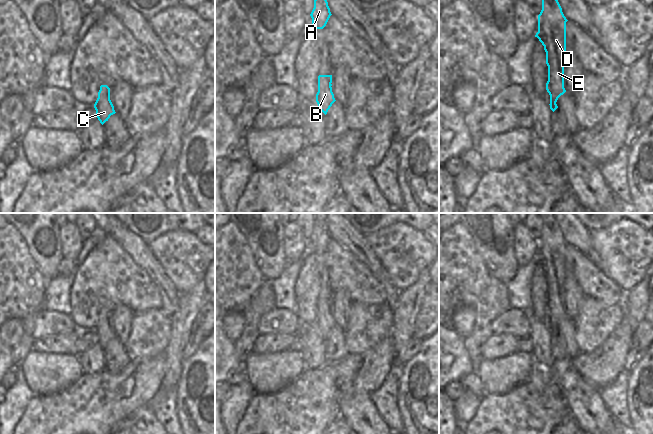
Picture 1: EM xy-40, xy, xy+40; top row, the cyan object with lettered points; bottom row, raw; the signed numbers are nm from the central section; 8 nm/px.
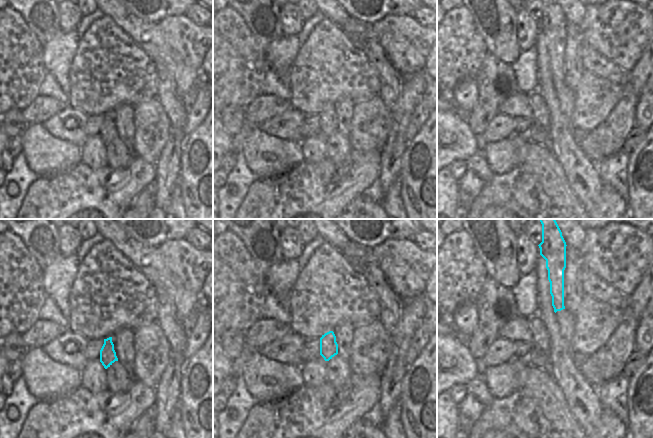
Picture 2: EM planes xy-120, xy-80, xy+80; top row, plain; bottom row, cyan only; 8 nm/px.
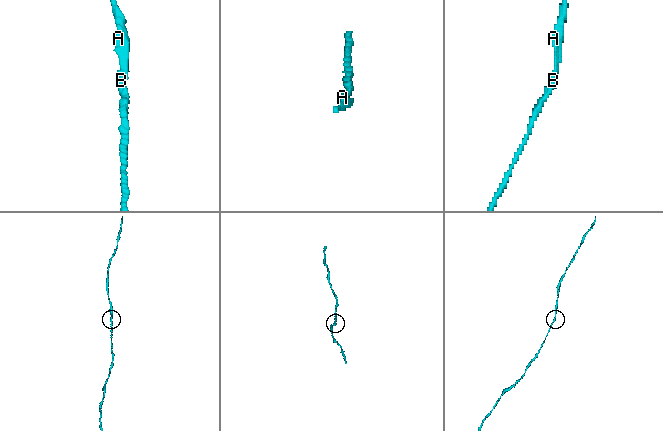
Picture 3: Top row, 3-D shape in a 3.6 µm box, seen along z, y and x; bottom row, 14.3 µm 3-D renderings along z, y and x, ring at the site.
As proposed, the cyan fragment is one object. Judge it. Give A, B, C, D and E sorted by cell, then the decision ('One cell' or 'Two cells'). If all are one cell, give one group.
Groups: A B C D E. One cell

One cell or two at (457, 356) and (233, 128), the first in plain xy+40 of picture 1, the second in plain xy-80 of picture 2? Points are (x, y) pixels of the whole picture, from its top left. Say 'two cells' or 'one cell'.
two cells

